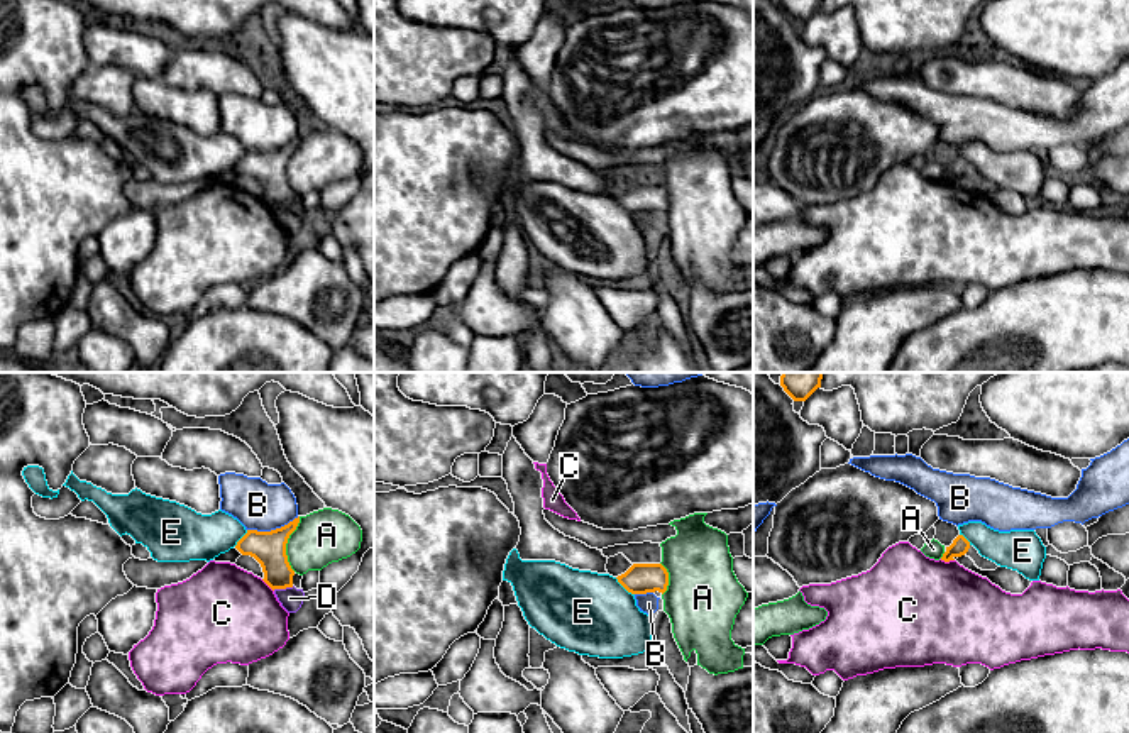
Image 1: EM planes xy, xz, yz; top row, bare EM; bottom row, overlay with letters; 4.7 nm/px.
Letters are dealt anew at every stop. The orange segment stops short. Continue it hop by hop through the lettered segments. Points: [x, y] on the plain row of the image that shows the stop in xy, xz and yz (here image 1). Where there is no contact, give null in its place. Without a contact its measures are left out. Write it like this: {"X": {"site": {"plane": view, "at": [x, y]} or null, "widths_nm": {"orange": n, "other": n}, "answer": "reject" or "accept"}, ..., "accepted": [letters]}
{"A": {"site": {"plane": "xy", "at": [286, 163]}, "widths_nm": {"orange": 160, "other": 260}, "answer": "reject"}, "B": {"site": {"plane": "xy", "at": [273, 151]}, "widths_nm": {"orange": 160, "other": 220}, "answer": "reject"}, "C": {"site": {"plane": "yz", "at": [947, 181]}, "widths_nm": {"orange": 90, "other": 500}, "answer": "reject"}, "D": {"site": {"plane": "xy", "at": [283, 209]}, "widths_nm": {"orange": 160, "other": 110}, "answer": "reject"}, "E": {"site": {"plane": "xz", "at": [625, 209]}, "widths_nm": {"orange": 140, "other": 400}, "answer": "reject"}, "accepted": []}

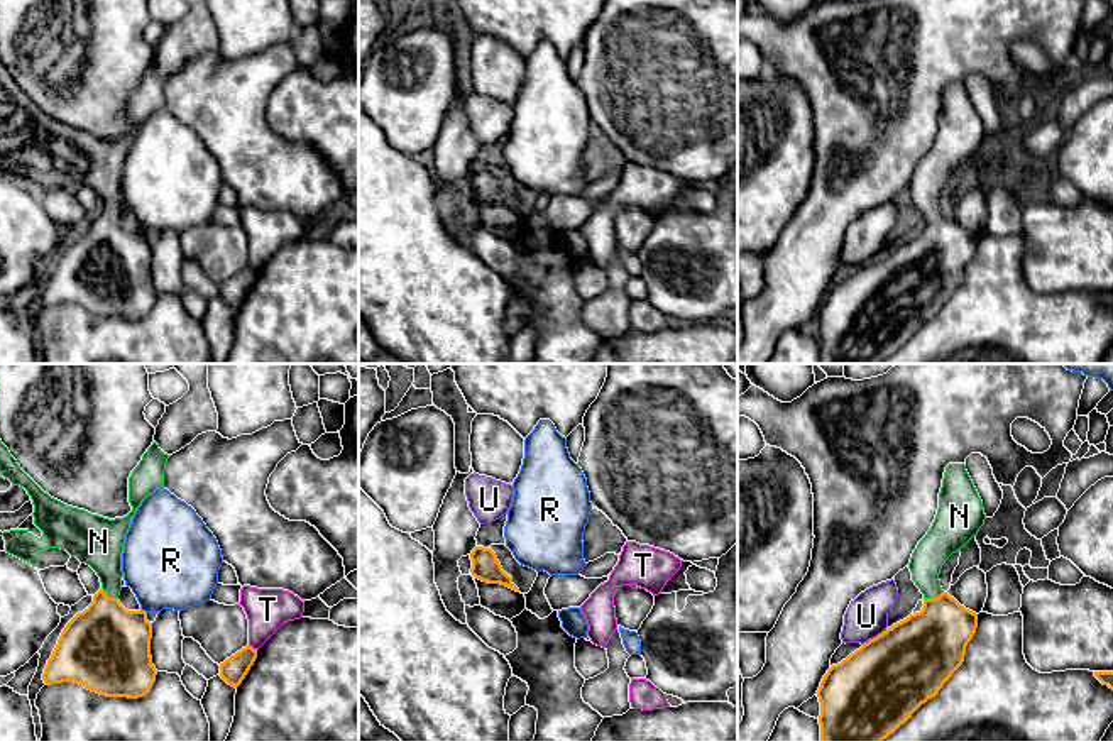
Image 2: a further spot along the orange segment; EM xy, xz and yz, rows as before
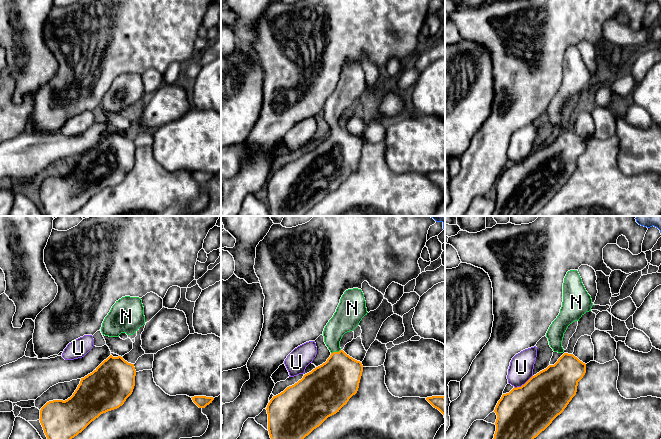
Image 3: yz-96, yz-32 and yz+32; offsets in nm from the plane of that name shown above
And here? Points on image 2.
{"N": {"site": {"plane": "yz", "at": [932, 219]}, "widths_nm": {"orange": 340, "other": 160}, "answer": "accept"}, "R": {"site": {"plane": "xy", "at": [144, 232]}, "widths_nm": {"orange": 420, "other": 420}, "answer": "reject"}, "T": {"site": {"plane": "xy", "at": [251, 268]}, "widths_nm": {"orange": 120, "other": 200}, "answer": "reject"}, "U": {"site": {"plane": "yz", "at": [877, 257]}, "widths_nm": {"orange": 420, "other": 200}, "answer": "reject"}, "accepted": ["N"]}

